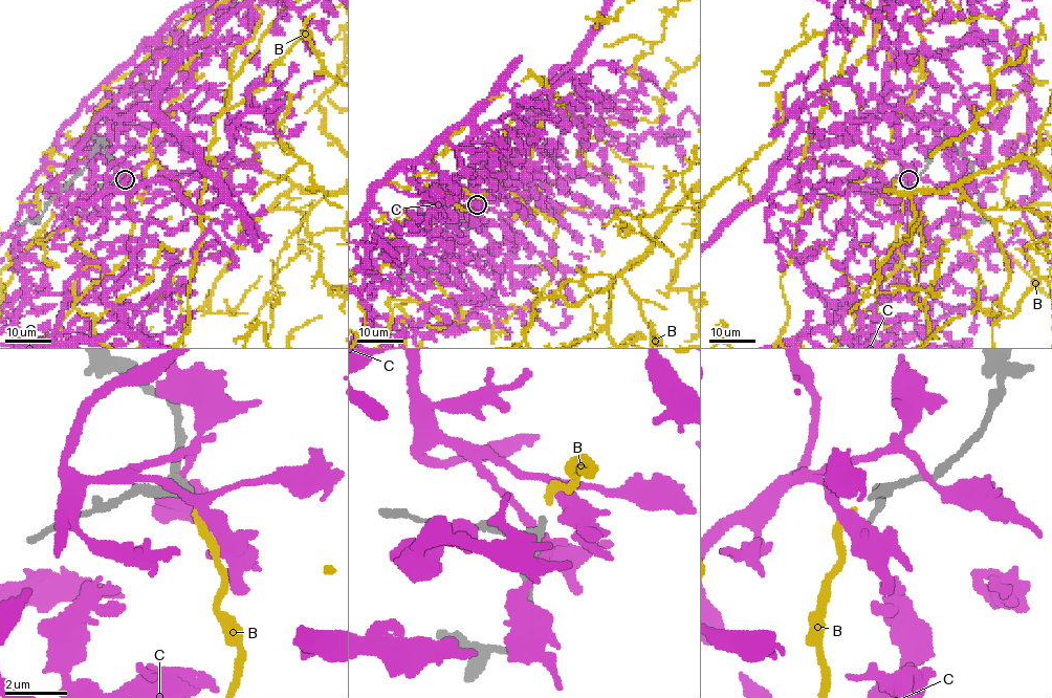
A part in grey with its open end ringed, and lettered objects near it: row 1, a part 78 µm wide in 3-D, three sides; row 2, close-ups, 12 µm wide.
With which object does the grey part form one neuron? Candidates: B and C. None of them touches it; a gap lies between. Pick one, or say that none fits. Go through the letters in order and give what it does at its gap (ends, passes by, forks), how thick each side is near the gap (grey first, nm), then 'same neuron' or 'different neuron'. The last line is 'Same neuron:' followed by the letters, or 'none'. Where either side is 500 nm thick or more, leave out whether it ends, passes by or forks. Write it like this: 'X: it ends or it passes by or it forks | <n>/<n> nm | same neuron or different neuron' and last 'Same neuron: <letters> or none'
B: it ends | 220/240 nm | same neuron
C: it forks | 220/360 nm | different neuron
Same neuron: B

